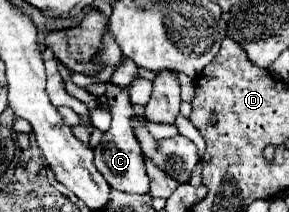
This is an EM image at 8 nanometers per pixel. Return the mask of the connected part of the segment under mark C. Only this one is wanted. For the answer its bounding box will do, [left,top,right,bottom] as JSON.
[93,84,149,194]

